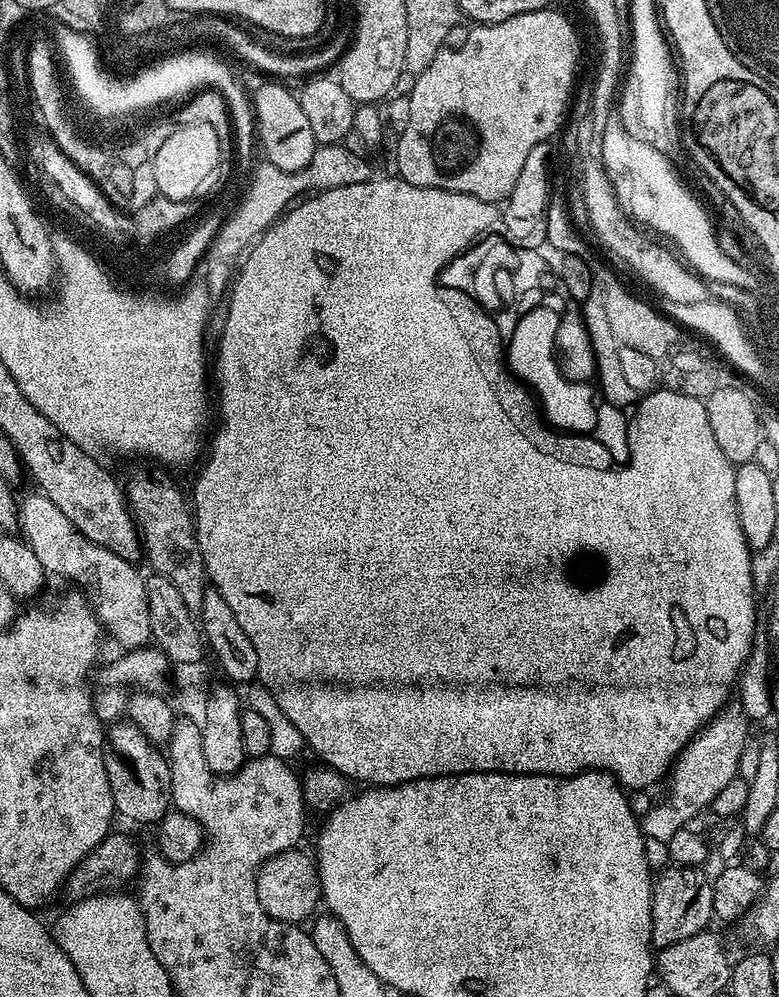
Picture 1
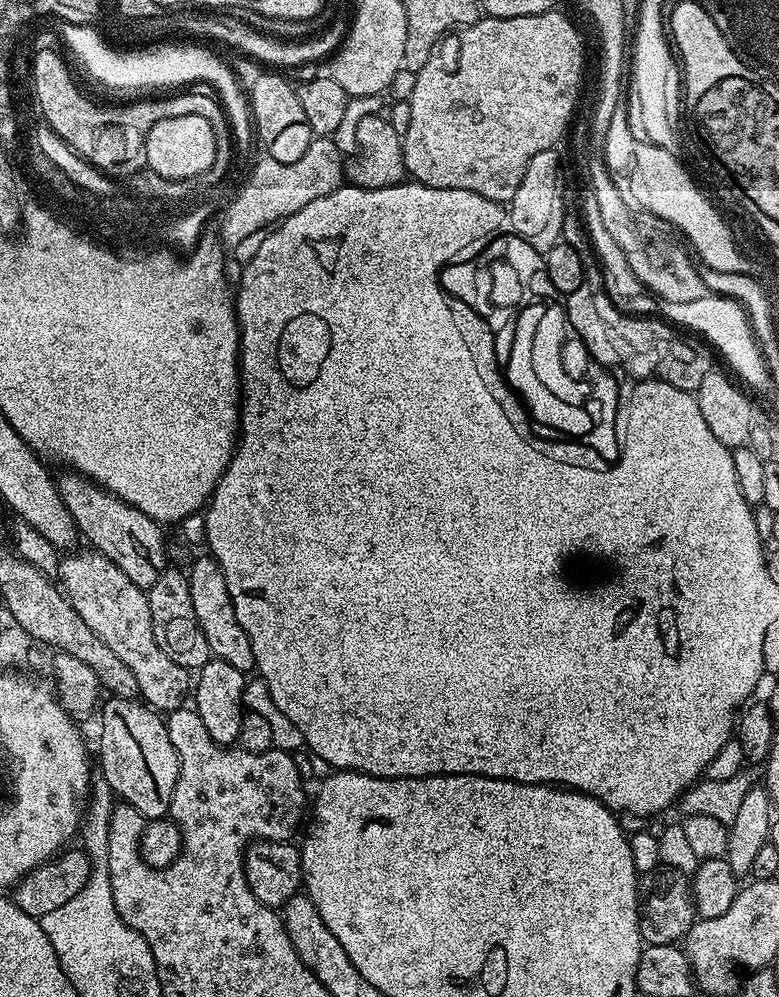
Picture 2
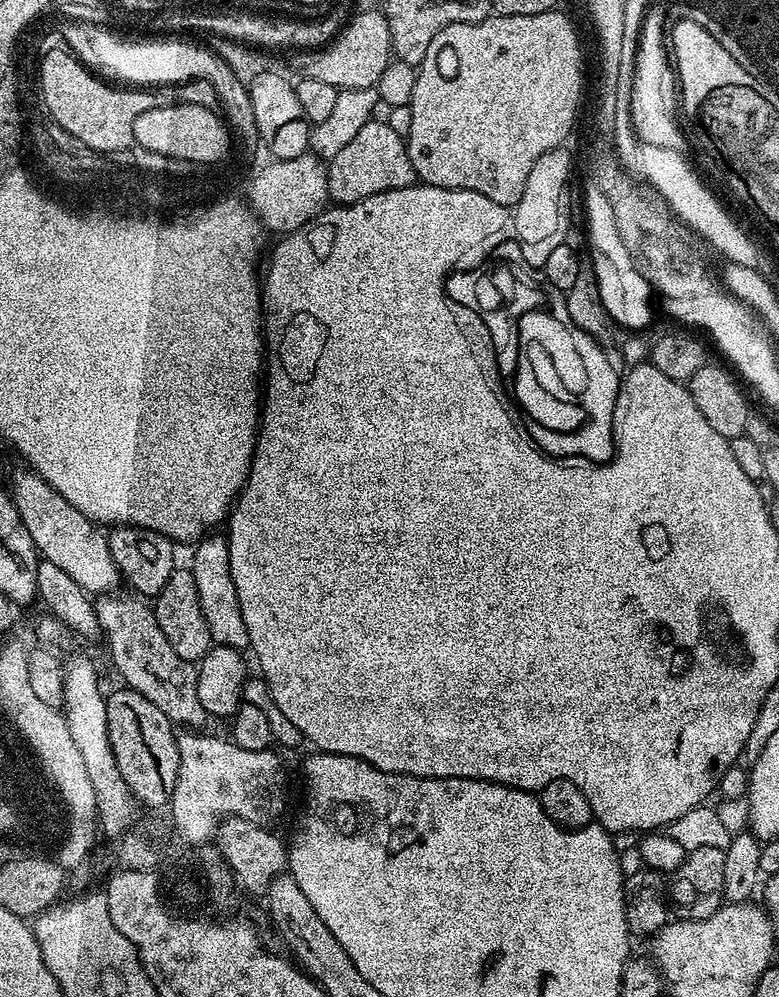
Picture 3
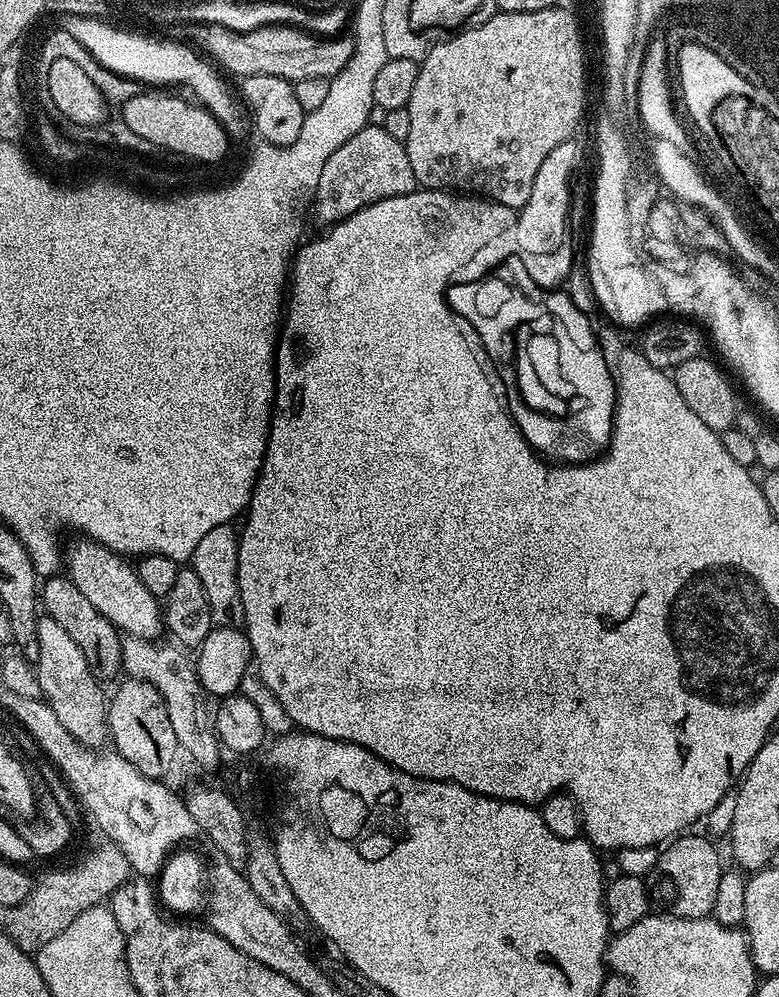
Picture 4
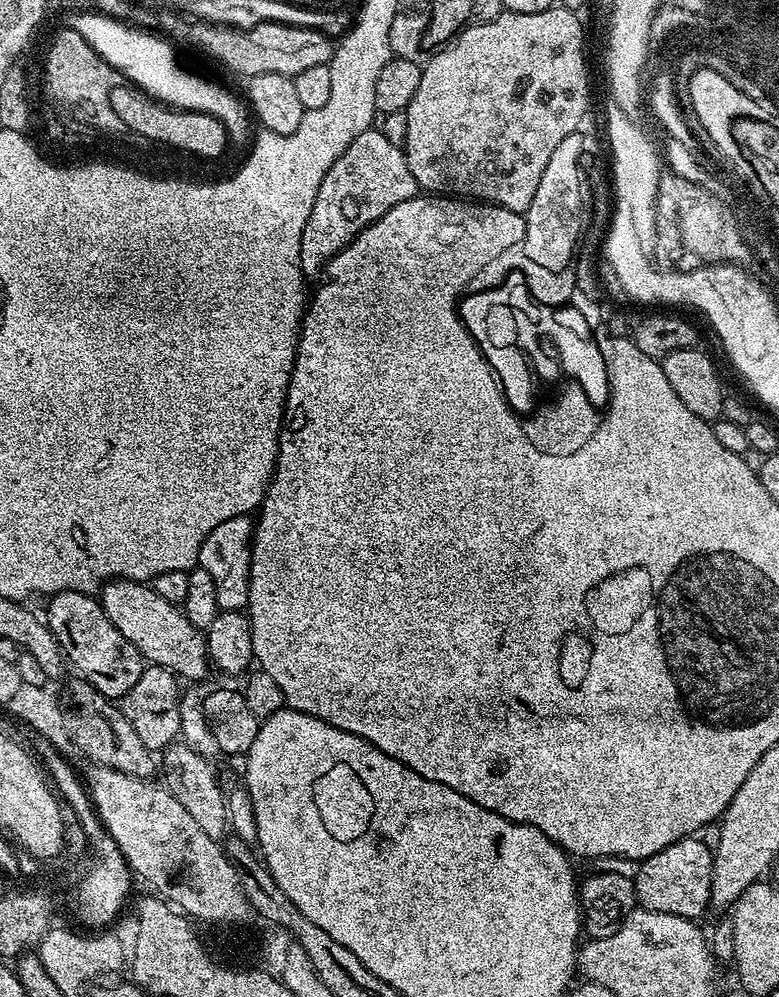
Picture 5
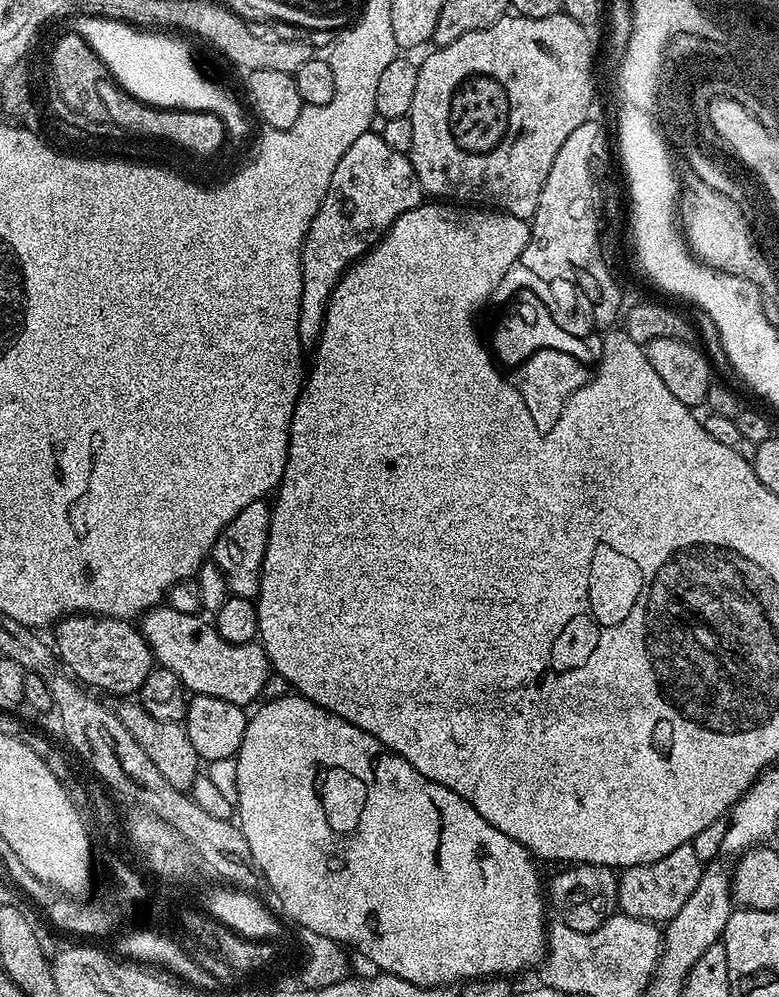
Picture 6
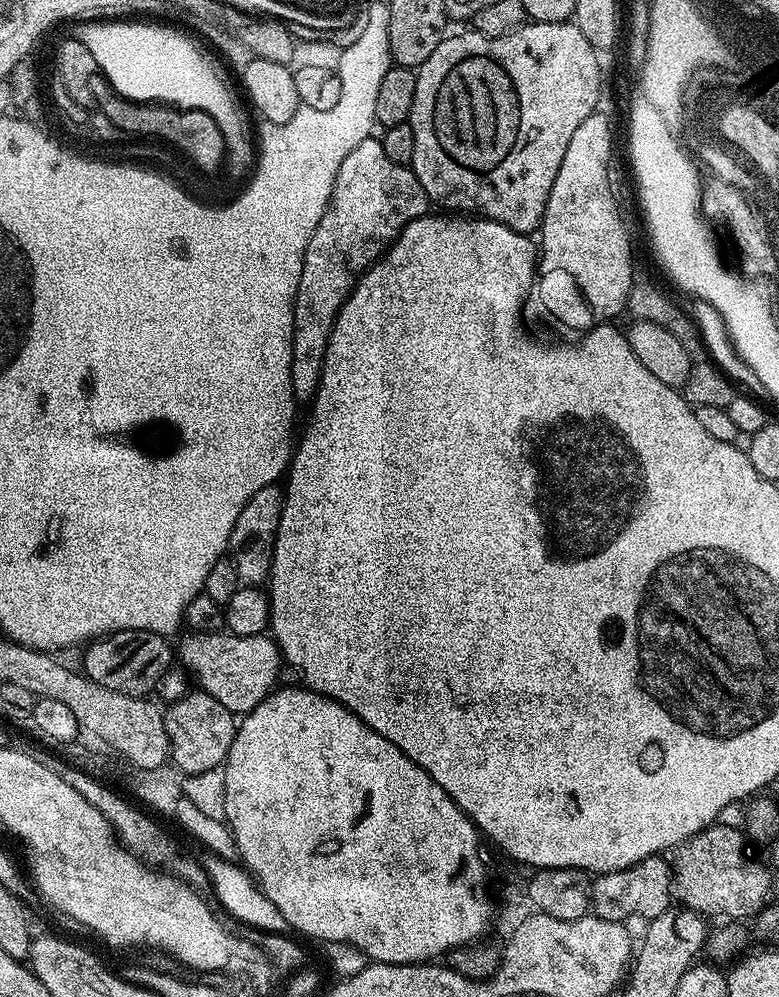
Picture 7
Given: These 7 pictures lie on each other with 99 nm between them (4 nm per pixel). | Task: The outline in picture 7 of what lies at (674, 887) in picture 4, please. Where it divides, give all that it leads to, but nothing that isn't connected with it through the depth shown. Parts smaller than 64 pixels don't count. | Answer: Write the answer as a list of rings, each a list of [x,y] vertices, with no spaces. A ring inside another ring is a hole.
[[[663,855],[651,856],[642,862],[638,862],[633,868],[626,870],[618,870],[617,872],[599,873],[591,881],[590,884],[590,908],[597,916],[601,916],[604,920],[618,920],[628,922],[631,916],[644,916],[645,921],[658,918],[658,914],[662,914],[674,904],[674,868],[671,863],[664,861]]]

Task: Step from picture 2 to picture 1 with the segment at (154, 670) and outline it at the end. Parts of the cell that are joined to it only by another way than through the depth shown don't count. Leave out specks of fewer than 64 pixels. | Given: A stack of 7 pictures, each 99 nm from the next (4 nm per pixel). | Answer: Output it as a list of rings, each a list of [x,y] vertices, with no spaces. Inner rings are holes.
[[[42,494],[28,496],[19,501],[20,505],[20,526],[19,531],[22,538],[34,550],[38,562],[42,562],[45,573],[61,576],[69,580],[69,585],[75,586],[88,598],[92,611],[96,613],[103,631],[108,632],[121,644],[121,649],[131,650],[133,648],[149,647],[152,640],[150,630],[150,606],[146,606],[145,577],[140,576],[136,569],[137,565],[126,558],[118,558],[110,550],[90,542],[86,534],[82,534]]]

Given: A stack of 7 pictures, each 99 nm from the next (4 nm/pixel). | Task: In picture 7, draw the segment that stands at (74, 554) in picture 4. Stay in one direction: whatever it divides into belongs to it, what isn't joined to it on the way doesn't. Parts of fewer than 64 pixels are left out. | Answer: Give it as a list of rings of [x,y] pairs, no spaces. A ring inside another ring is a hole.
[[[227,630],[188,634],[180,648],[178,644],[178,660],[189,677],[200,683],[199,691],[218,698],[233,714],[246,714],[268,697],[277,687],[282,665],[280,648],[271,635],[233,636]]]

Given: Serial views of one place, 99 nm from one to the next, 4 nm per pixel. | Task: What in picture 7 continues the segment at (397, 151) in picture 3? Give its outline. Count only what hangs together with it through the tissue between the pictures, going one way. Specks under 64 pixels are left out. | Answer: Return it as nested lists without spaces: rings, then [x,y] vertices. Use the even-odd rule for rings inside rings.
[[[369,138],[358,142],[358,146],[354,146],[346,158],[342,158],[342,166],[338,166],[336,180],[332,183],[332,197],[328,199],[318,226],[314,226],[314,234],[310,234],[296,291],[290,382],[297,401],[308,402],[316,395],[332,327],[340,307],[347,302],[360,277],[396,243],[397,236],[410,221],[429,215],[429,212],[430,201],[426,190],[422,190],[422,182],[418,182],[409,165],[399,164],[390,158],[379,139]]]

